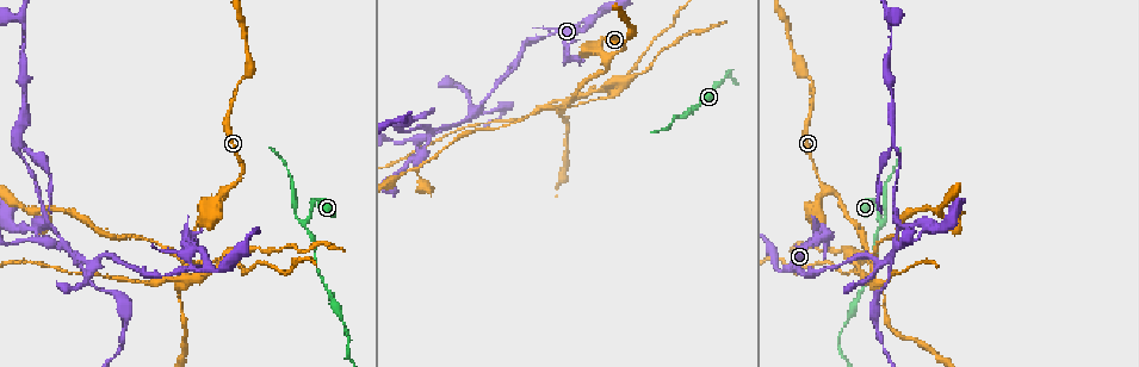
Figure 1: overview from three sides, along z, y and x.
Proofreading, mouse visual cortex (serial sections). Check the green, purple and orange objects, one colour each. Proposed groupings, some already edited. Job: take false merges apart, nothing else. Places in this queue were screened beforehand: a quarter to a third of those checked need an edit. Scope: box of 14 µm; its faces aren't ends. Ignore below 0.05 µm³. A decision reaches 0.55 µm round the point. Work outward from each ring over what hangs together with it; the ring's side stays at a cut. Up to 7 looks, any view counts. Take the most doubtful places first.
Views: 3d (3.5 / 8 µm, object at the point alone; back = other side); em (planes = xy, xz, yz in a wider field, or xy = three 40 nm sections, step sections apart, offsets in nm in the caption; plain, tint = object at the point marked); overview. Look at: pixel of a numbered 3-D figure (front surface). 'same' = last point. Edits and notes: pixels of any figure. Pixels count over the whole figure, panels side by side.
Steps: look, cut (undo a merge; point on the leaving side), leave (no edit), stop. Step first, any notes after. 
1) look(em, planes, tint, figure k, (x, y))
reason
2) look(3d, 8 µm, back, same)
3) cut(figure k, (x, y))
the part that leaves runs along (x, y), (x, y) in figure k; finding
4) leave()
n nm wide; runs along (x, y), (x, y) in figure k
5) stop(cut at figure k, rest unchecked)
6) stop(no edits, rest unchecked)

look(3d, 8 µm, back, figure 1, (80, 266))
abrupt turn

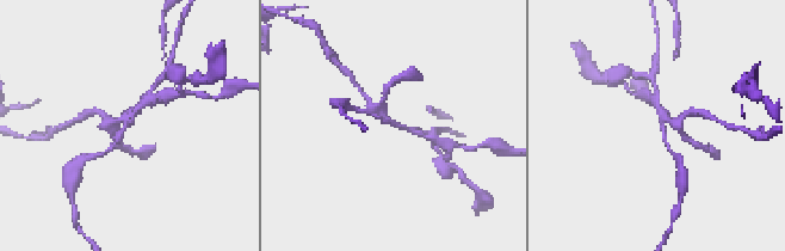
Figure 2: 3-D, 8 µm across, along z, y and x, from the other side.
look(3d, 3.5 µm, figure 2, (124, 123))
closer look

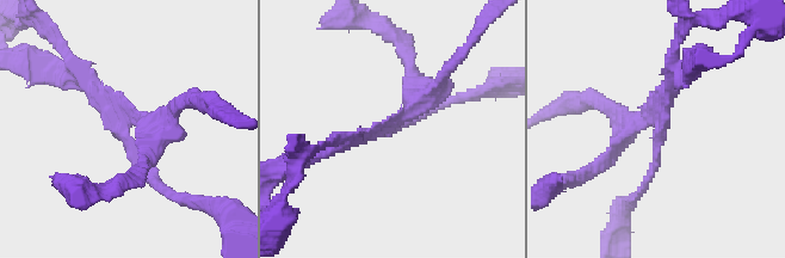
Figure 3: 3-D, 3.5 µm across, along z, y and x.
look(em, planes, tint, figure 3, (122, 125))
3 arms; arms of 100, 200, 200 nm; shape alone is not enough

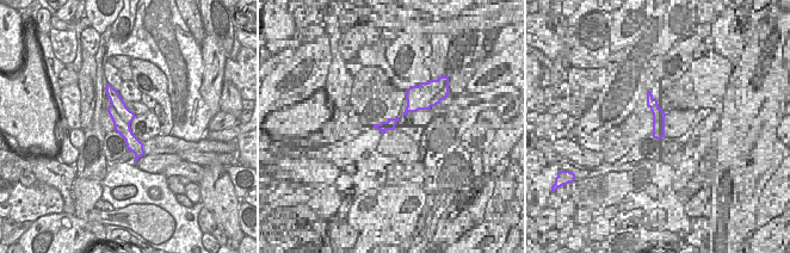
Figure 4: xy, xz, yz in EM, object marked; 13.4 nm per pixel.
cut(figure 3, (653, 167))
a second cell is stuck on

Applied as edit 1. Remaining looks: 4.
look(3d, 3.5 µm, figure 1, (687, 111))
three-way junction

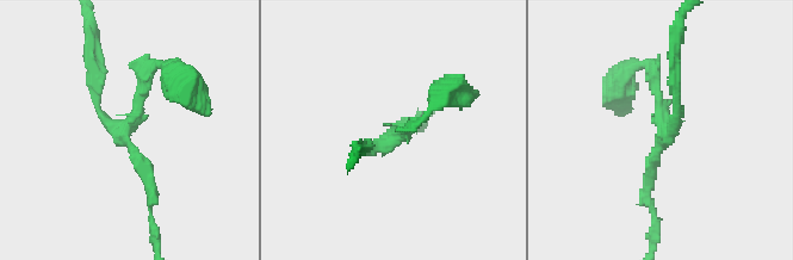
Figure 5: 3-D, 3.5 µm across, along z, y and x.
look(em, xy, step 1, tint, figure 5, (666, 125))
3 arms; arms of 150, 150, 150 nm

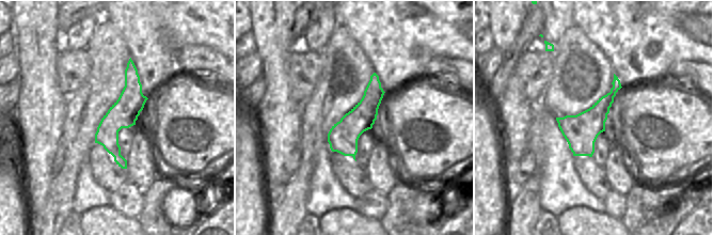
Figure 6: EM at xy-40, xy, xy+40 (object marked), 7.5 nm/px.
leave()
runs along (130, 63), (112, 123), (124, 166) in figure 6; all the same cell

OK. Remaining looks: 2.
look(3d, 3.5 µm, figure 1, (610, 58))
a fork

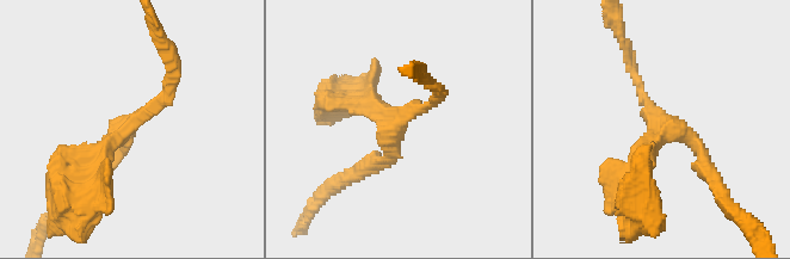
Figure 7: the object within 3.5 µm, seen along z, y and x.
look(em, xy, step 5, tint, figure 7, (133, 125))

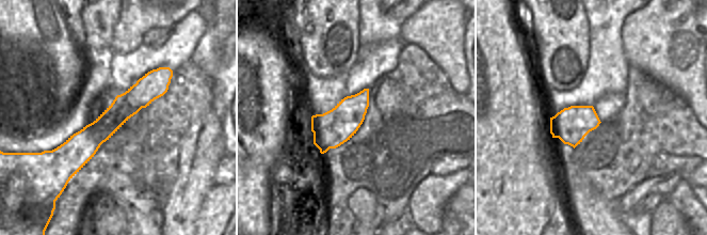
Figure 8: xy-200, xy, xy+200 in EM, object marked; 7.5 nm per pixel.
leave()
3 arms; arms of 150, 200, 250 nm; runs along (167, 76), (79, 149), (60, 149) in figure 8; one cell here

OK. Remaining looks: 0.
stop(cut at figure 3, rest unchecked)

